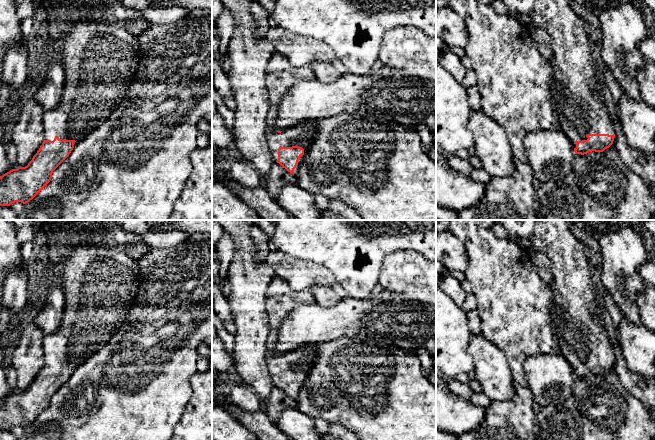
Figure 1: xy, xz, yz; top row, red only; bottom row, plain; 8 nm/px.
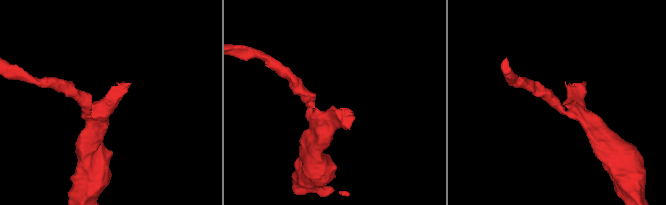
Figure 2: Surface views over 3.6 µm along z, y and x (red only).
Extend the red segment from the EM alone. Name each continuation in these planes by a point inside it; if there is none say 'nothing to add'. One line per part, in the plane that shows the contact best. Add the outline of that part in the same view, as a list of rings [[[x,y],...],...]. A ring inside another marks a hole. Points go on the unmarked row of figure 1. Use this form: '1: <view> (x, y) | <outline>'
nothing to add

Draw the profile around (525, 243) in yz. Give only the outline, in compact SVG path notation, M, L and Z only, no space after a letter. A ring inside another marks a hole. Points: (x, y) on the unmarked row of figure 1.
M533 234L526 238L516 238L516 244L527 250L530 250L531 244L535 241L536 239Z

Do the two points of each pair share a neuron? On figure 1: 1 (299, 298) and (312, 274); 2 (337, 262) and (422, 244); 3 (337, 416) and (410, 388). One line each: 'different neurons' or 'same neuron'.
1: different neurons
2: same neuron
3: same neuron

